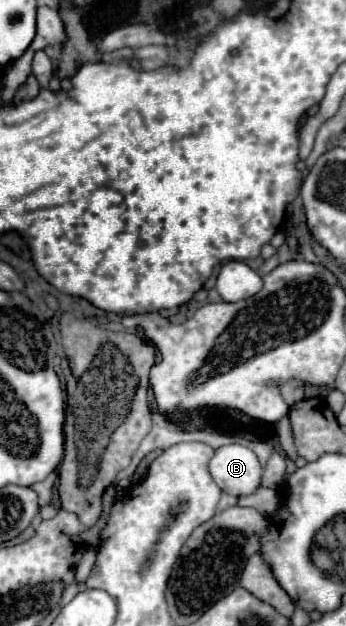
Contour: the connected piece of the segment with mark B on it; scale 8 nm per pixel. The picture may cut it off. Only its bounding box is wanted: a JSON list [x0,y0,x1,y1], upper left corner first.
[209,444,263,496]

